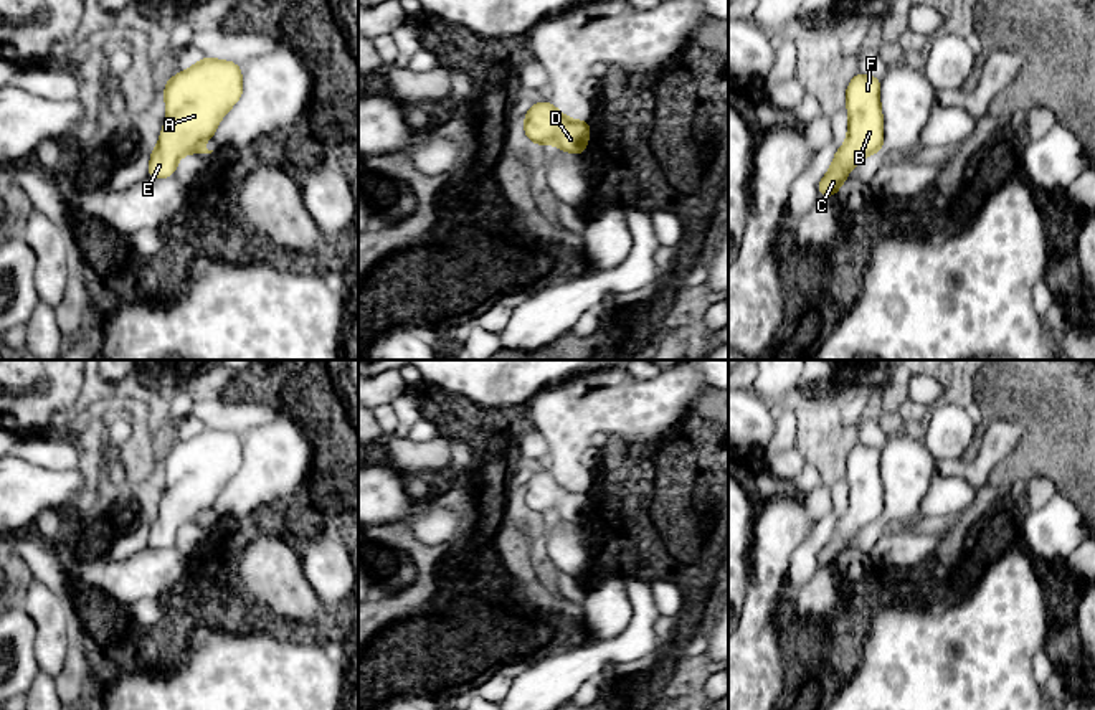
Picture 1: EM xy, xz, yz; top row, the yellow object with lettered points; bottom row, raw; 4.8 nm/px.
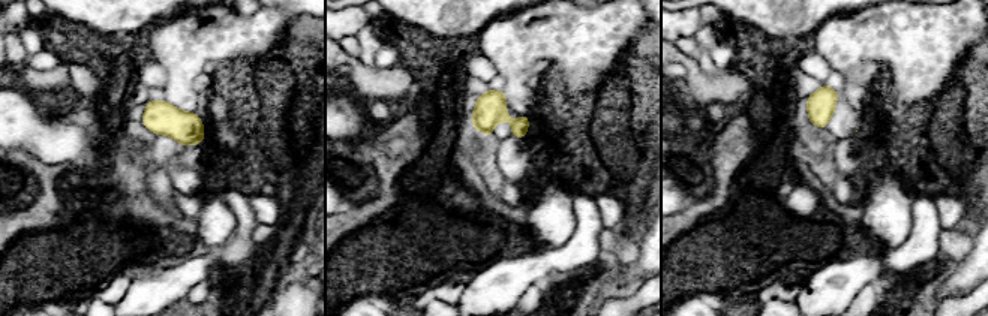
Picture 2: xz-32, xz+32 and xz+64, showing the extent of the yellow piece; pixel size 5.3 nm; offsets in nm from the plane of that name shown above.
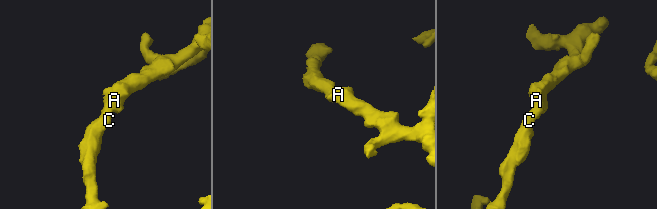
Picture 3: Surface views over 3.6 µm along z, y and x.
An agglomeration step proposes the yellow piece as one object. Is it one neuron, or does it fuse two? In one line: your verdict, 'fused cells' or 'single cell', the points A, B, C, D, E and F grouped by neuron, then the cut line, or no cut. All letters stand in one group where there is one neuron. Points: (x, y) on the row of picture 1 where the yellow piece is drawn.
single cell; A B C D E F; no cut

